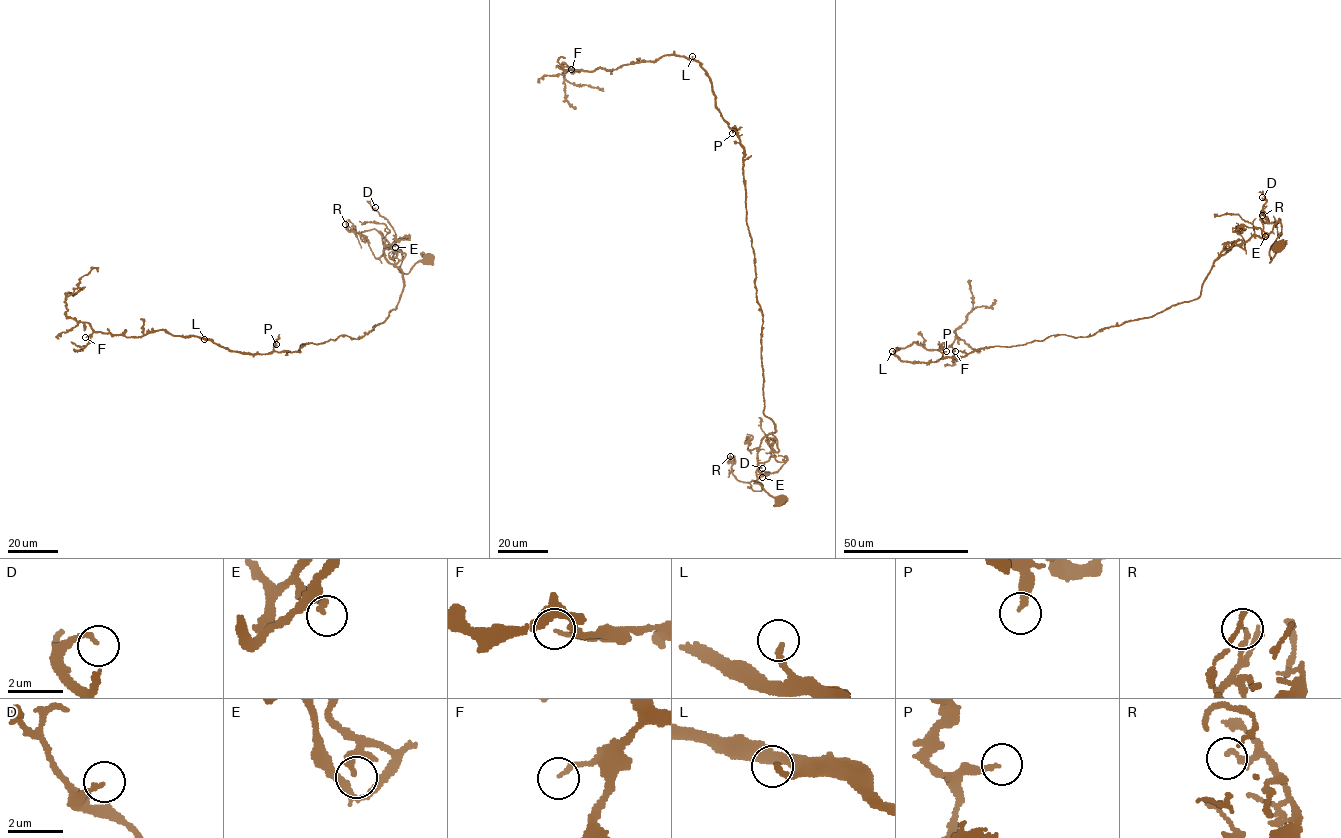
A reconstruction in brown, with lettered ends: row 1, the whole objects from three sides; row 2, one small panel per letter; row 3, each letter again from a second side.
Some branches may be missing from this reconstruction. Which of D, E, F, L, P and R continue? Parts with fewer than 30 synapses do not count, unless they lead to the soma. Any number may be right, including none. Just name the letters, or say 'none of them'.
L

